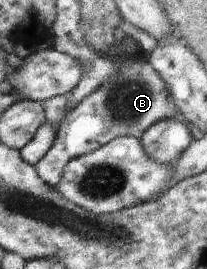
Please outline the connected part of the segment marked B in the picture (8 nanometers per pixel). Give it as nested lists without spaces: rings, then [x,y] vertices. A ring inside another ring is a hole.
[[[135,57],[119,59],[116,73],[104,81],[96,91],[85,97],[74,109],[68,110],[56,127],[56,137],[46,155],[36,163],[38,177],[56,188],[66,164],[74,158],[86,155],[112,139],[130,136],[140,139],[148,127],[163,119],[181,118],[164,81],[150,65]]]

